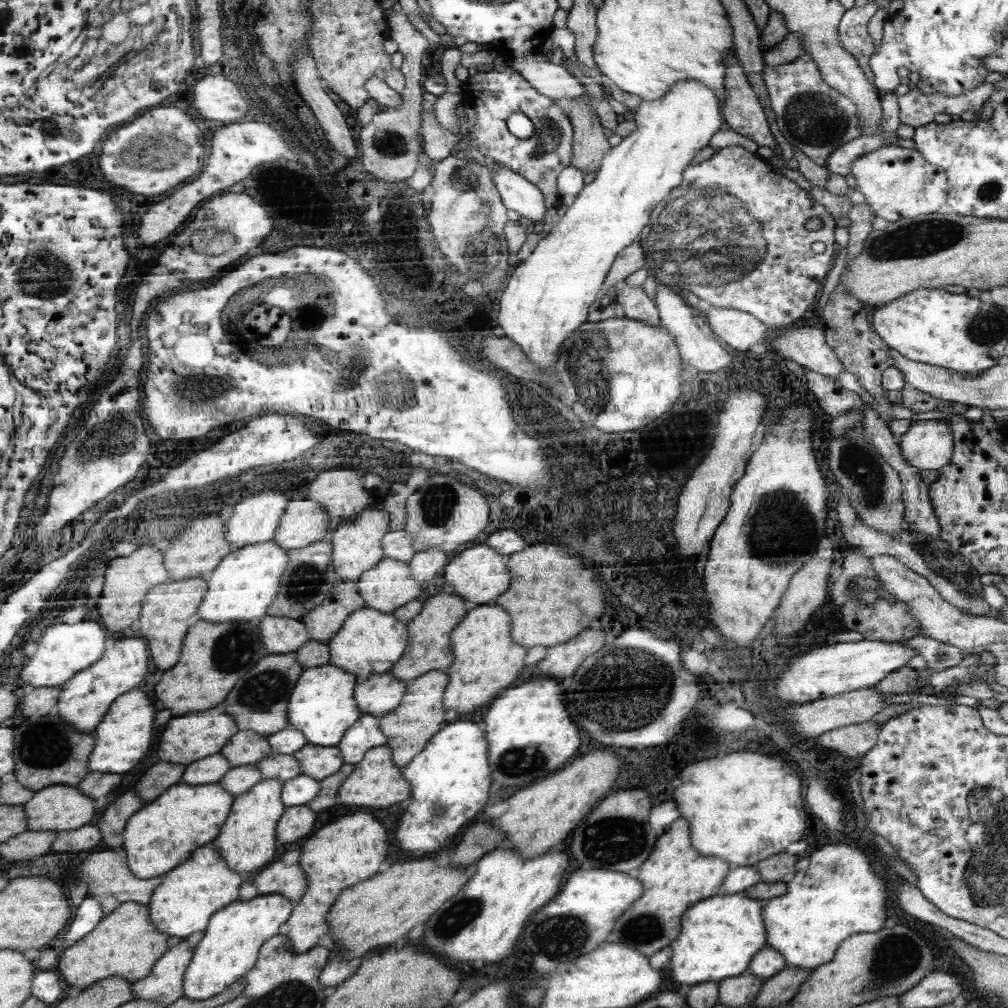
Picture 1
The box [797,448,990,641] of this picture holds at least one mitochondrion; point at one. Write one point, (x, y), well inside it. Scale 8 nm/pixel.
(940, 567)

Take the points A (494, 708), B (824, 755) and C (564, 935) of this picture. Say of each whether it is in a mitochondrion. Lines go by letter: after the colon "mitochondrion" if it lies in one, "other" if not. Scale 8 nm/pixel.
A: other
B: other
C: mitochondrion

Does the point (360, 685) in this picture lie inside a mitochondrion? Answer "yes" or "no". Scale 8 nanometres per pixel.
no

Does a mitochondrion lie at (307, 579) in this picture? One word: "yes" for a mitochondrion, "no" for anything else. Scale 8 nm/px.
yes

